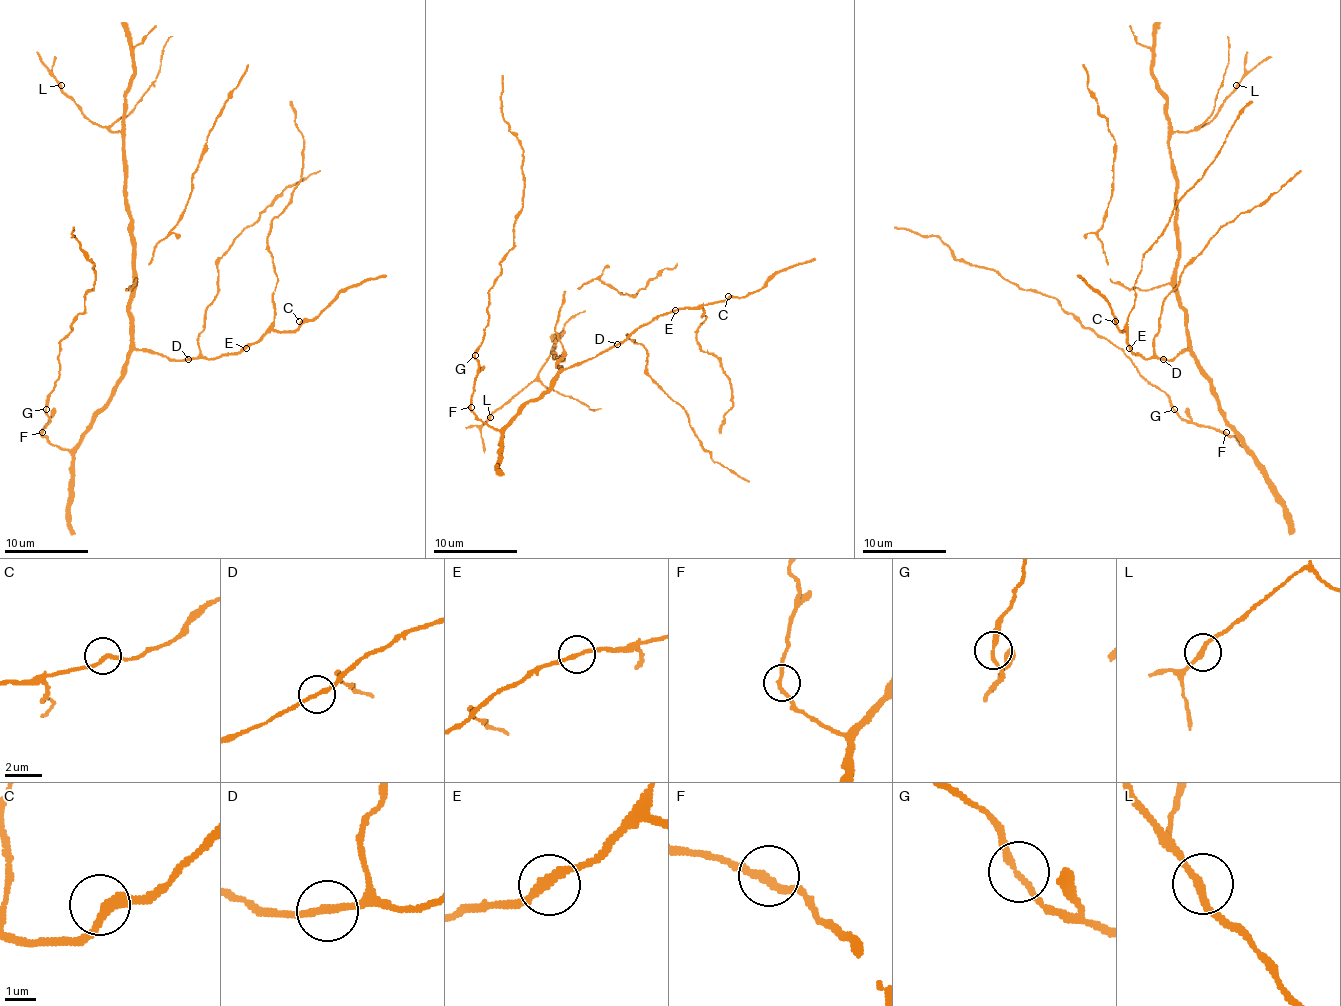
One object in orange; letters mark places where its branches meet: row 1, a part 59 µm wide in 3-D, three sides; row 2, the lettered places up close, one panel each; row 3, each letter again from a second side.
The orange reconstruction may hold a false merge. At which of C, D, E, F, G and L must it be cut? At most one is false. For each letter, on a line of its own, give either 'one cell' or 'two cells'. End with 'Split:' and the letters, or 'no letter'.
C: one cell
D: one cell
E: one cell
F: one cell
G: one cell
L: one cell
Split: no letter

